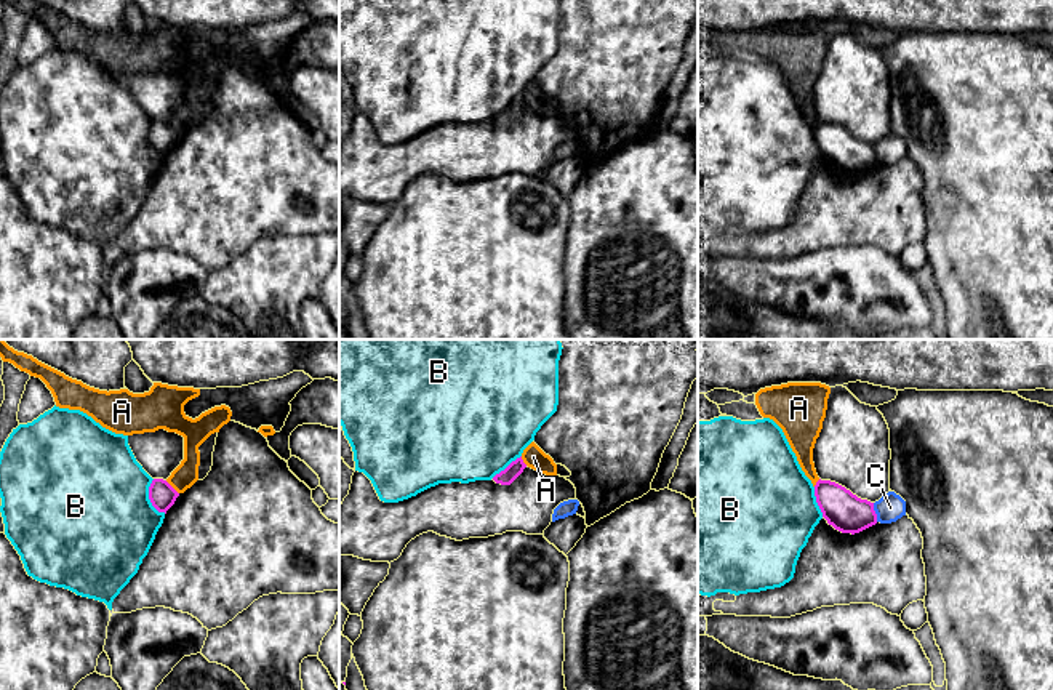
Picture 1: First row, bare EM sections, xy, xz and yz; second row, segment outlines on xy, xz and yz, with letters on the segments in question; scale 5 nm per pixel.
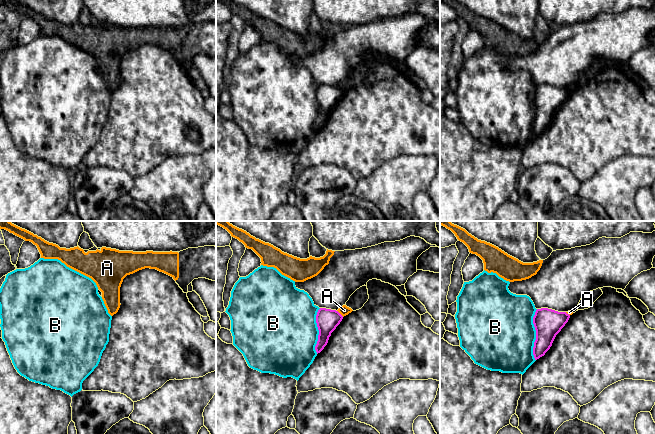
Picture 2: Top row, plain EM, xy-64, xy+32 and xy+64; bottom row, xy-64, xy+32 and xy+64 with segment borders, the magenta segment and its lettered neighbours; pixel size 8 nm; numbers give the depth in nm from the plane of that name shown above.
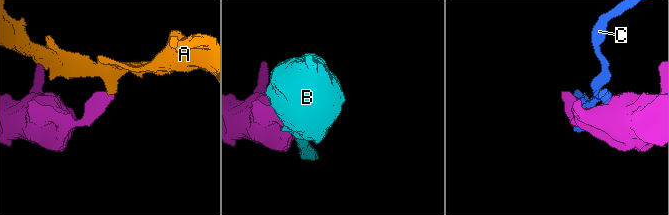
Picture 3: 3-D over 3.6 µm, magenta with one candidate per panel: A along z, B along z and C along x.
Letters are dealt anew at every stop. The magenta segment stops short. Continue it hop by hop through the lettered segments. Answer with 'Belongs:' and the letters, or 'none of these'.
Belongs: none of these

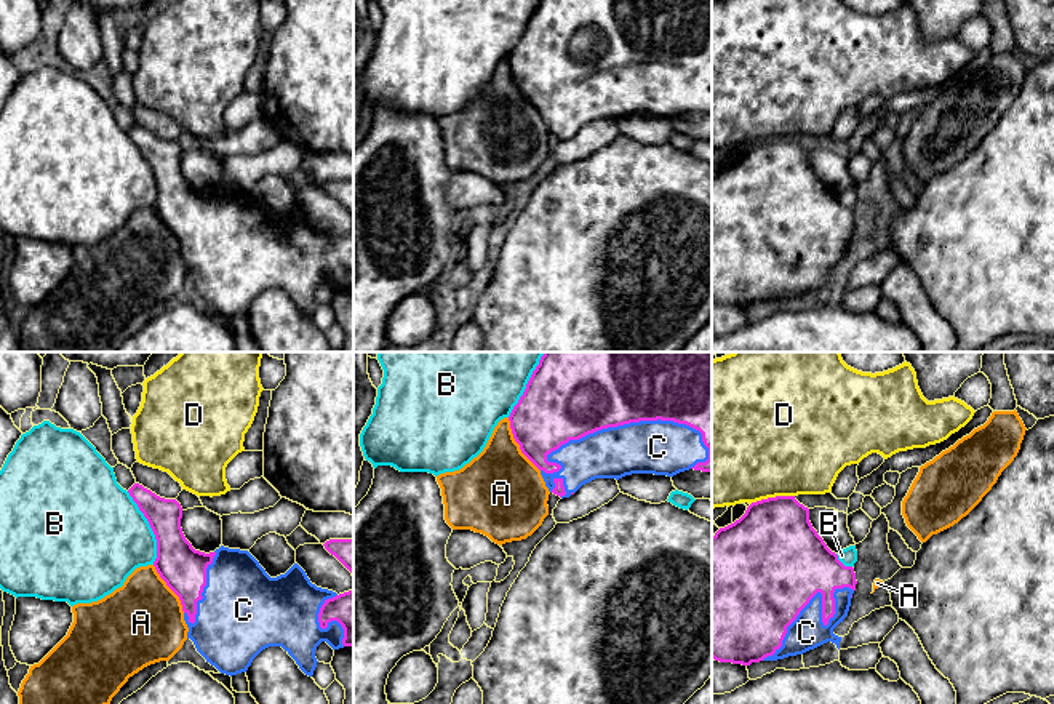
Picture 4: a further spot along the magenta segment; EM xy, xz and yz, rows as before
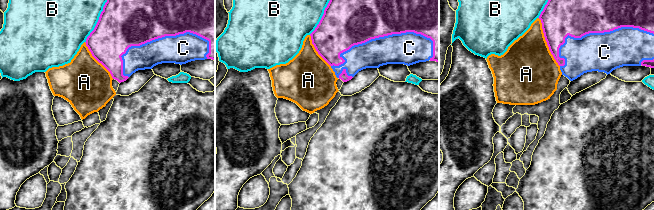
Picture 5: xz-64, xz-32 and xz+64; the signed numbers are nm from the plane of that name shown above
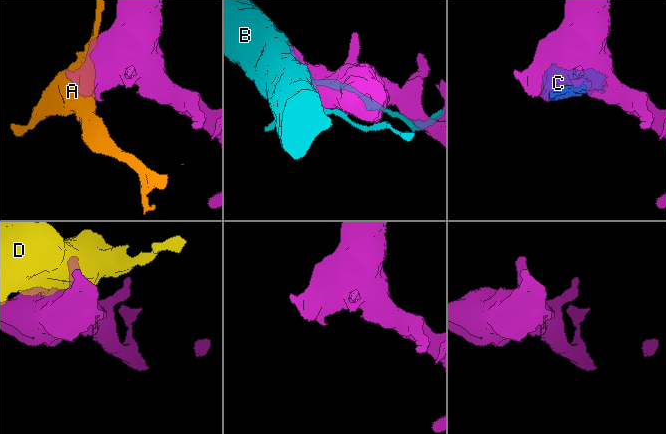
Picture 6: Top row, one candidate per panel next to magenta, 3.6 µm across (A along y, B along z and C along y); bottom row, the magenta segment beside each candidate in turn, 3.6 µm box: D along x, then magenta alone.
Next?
Belongs: C

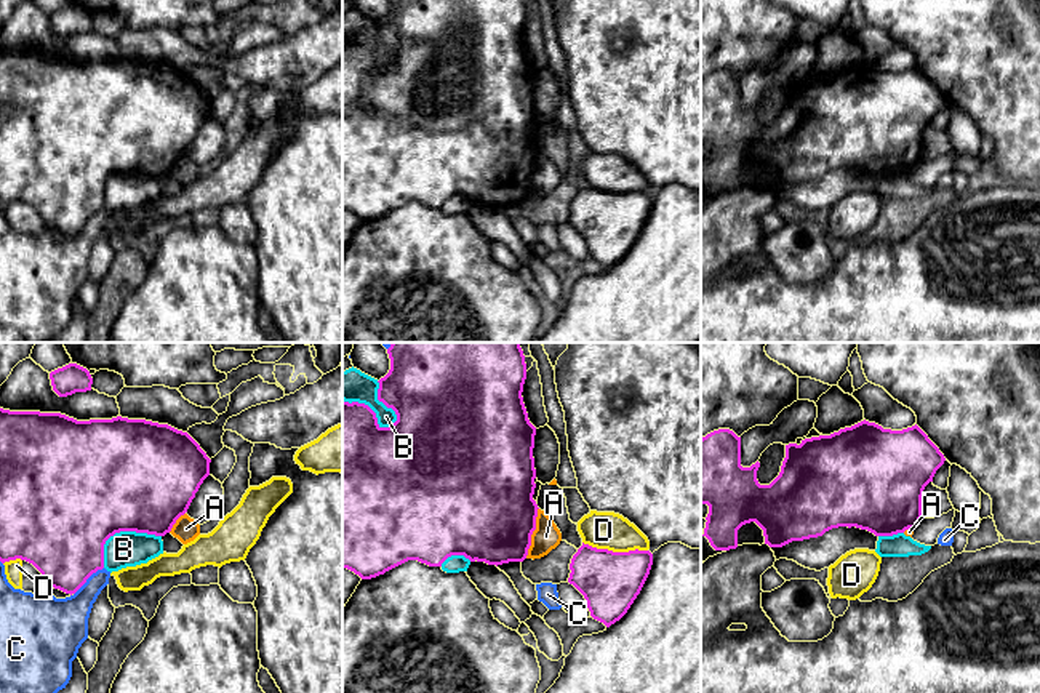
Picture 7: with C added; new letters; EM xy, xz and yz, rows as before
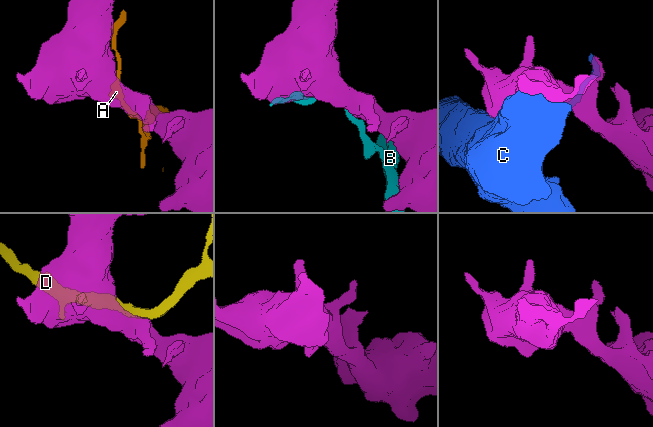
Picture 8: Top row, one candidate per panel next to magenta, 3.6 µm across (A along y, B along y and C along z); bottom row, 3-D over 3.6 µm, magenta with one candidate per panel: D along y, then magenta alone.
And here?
Belongs: none of these

